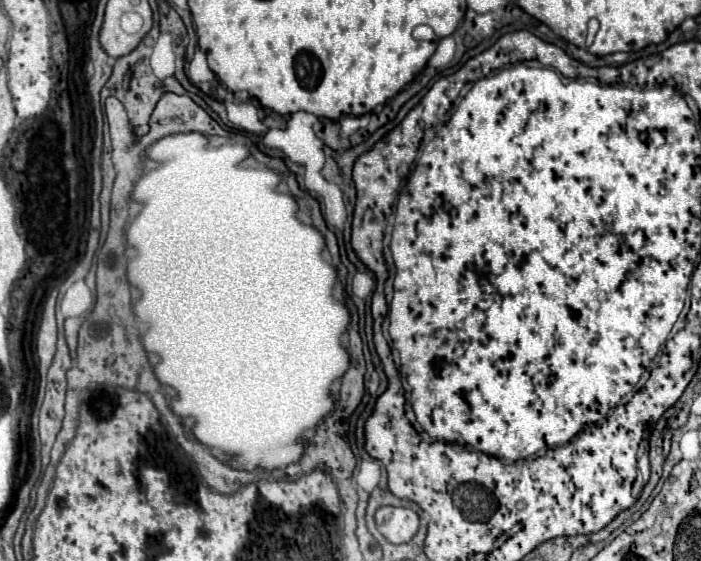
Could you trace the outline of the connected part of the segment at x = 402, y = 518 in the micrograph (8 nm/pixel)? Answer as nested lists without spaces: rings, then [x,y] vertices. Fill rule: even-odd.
[[[382,506],[376,512],[376,526],[388,542],[406,544],[418,532],[418,514],[410,508]]]

